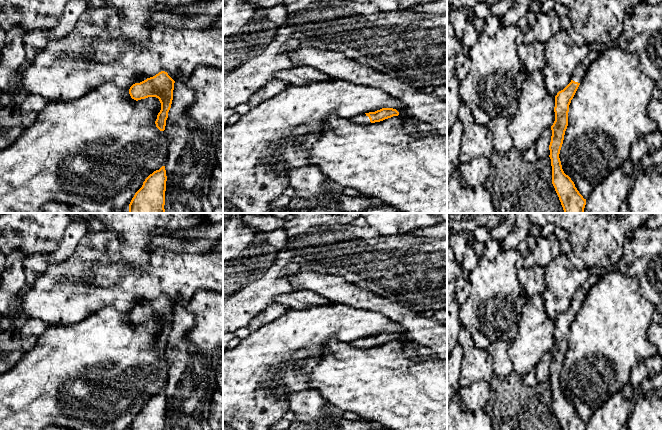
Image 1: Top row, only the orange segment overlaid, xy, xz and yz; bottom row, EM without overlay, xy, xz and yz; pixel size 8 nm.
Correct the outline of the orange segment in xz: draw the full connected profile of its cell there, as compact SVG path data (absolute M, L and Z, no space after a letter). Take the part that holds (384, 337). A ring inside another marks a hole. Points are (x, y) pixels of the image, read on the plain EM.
M382 332L375 336L363 337L359 340L351 342L352 345L359 348L369 348L380 346L393 340L398 340L399 336L393 332Z

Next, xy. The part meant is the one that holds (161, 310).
M161 295L153 301L140 301L138 305L129 313L132 323L138 325L148 321L156 321L161 327L161 334L155 345L156 351L160 355L165 354L168 336L173 324L173 314L175 305L167 296Z

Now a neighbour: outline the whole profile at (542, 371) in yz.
M547 352L543 355L536 368L536 379L538 383L543 383L550 379L549 369L551 366L552 354Z

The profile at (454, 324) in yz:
M453 281L447 282L447 360L454 347L458 344L459 330L462 327L457 303L457 286Z

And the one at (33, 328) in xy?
M28 319L19 330L19 337L24 352L31 351L37 342L37 339L42 335L49 325L39 319Z

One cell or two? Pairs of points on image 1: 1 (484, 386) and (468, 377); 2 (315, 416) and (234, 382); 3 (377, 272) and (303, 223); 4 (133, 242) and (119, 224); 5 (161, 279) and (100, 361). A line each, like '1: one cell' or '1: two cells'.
1: two cells
2: two cells
3: two cells
4: one cell
5: two cells

